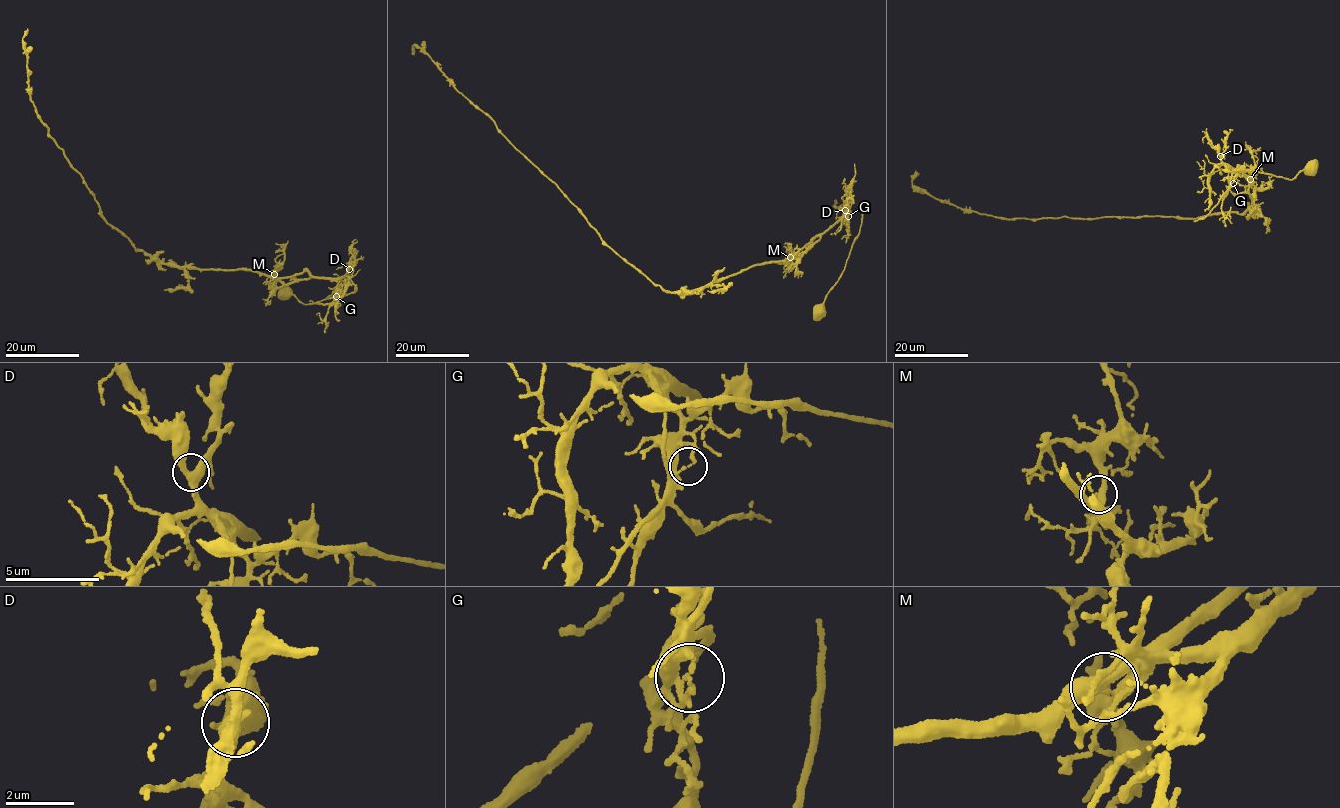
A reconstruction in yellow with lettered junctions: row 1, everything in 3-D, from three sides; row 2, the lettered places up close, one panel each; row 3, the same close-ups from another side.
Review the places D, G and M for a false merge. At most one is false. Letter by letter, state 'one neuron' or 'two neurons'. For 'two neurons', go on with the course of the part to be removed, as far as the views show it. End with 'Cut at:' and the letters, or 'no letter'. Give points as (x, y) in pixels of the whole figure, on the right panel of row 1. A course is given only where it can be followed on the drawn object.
D: one neuron
G: two neurons | (1232, 183), (1211, 212), (1194, 221)
M: one neuron
Cut at: G

